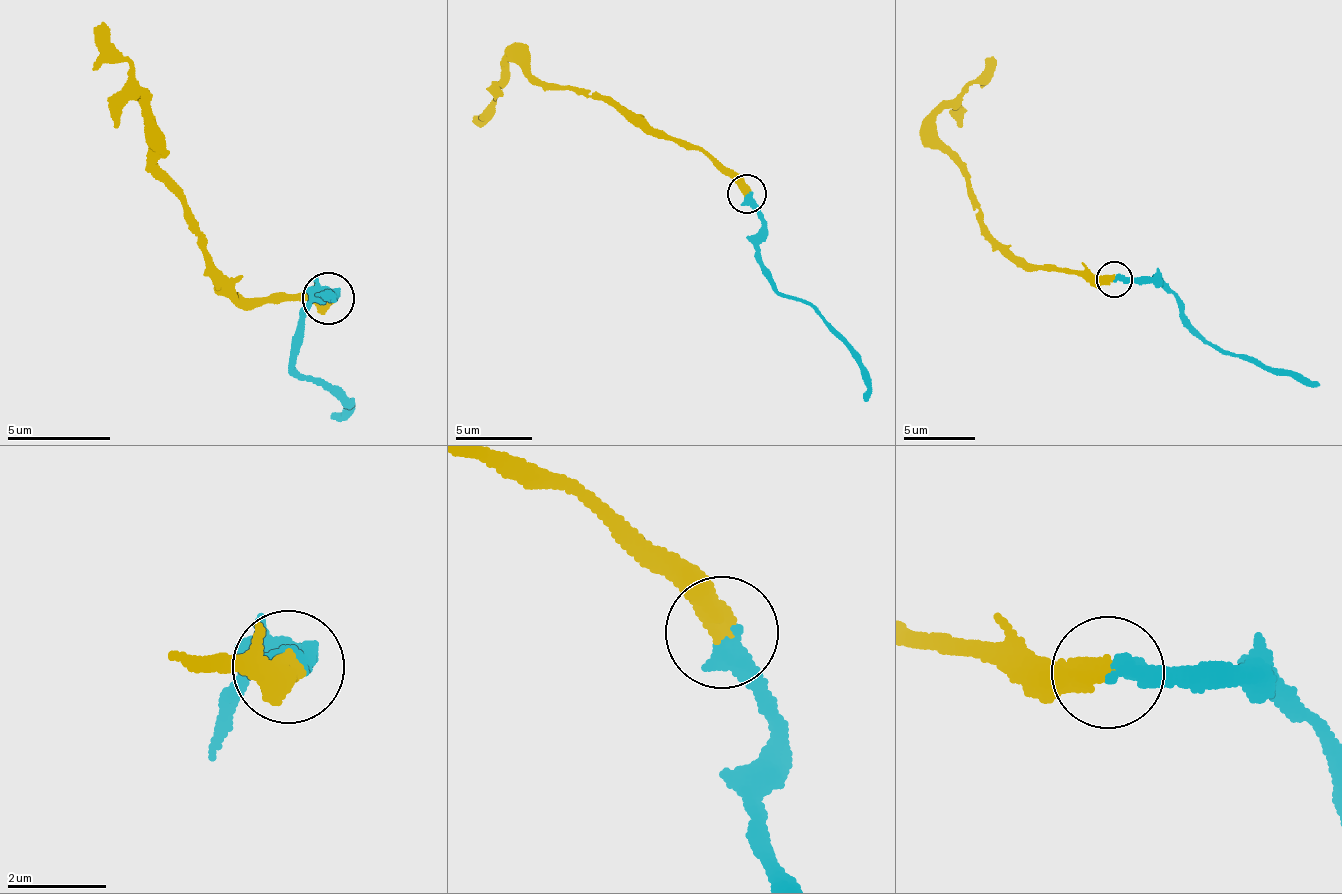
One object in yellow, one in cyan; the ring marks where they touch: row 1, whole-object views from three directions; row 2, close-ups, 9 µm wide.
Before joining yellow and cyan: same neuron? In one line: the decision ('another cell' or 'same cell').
same cell

